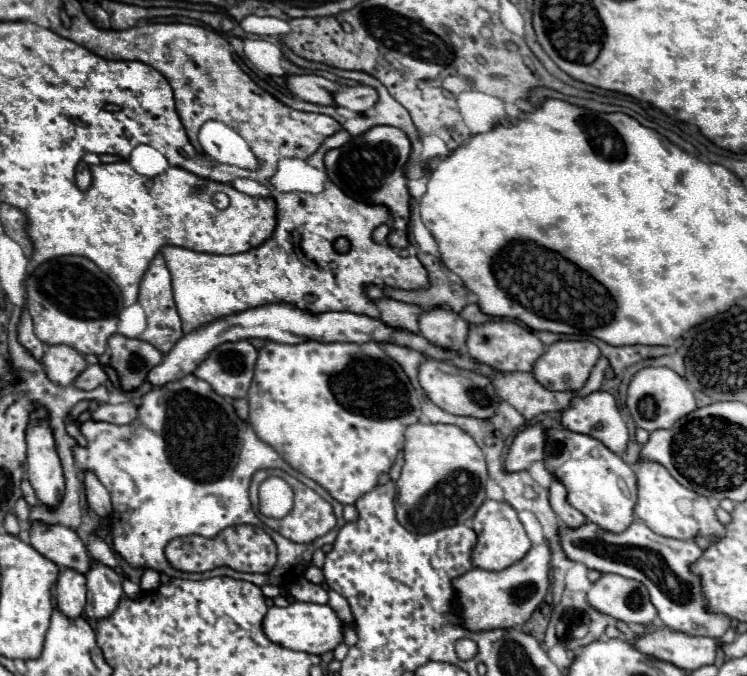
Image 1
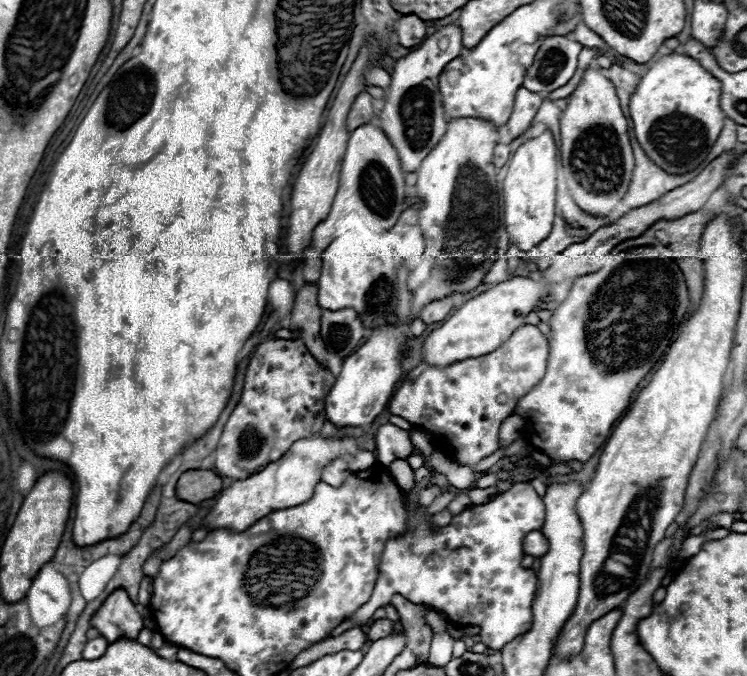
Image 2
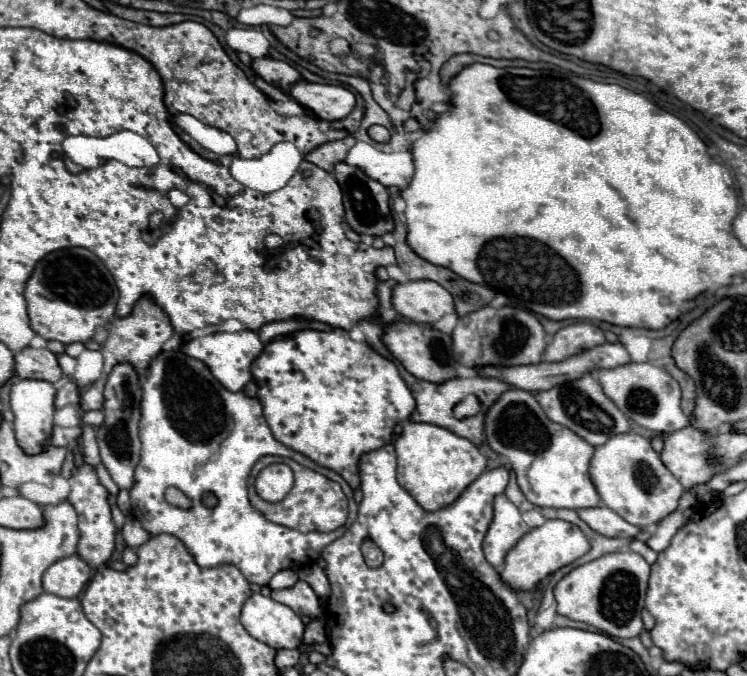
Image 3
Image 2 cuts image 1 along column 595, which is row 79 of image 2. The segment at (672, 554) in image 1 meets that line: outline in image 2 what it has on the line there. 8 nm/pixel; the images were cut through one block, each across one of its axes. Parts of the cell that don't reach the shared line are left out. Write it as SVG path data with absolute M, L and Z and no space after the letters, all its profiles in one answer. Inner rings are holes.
M548 36L548 38L544 38L536 56L534 56L532 66L526 70L524 86L530 92L540 92L540 96L546 96L548 92L564 86L574 76L580 50L582 50L582 44L576 42L572 36Z

